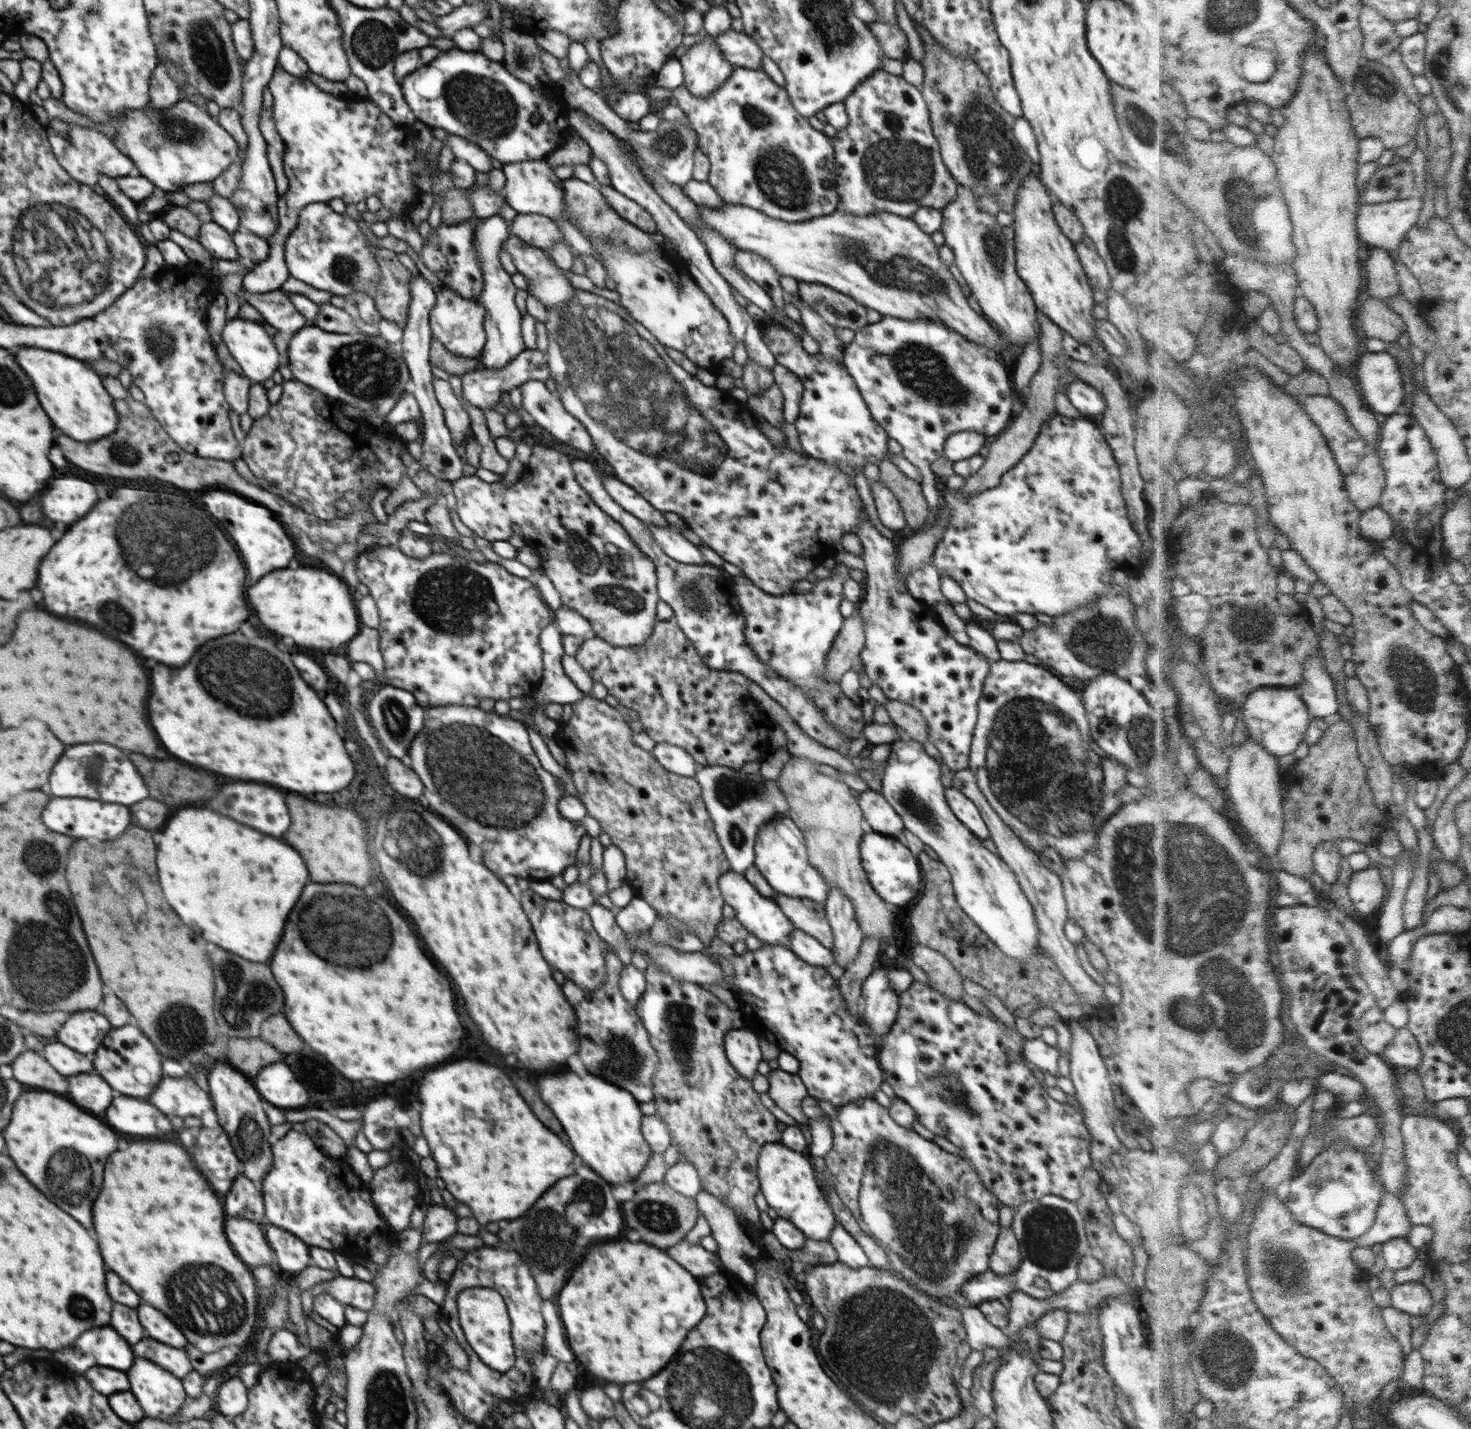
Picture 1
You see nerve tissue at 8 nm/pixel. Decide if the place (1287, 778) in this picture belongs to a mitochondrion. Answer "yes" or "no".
no

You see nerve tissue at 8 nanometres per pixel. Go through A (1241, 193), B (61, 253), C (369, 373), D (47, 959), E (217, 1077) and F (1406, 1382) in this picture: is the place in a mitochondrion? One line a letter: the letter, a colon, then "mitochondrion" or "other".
A: mitochondrion
B: mitochondrion
C: mitochondrion
D: mitochondrion
E: other
F: other

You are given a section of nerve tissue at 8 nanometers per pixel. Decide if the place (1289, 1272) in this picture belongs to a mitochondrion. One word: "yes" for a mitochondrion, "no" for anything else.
yes

